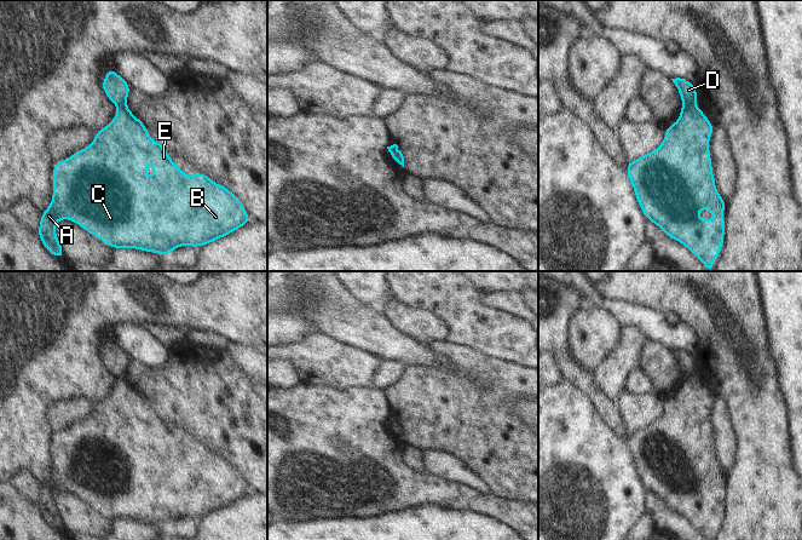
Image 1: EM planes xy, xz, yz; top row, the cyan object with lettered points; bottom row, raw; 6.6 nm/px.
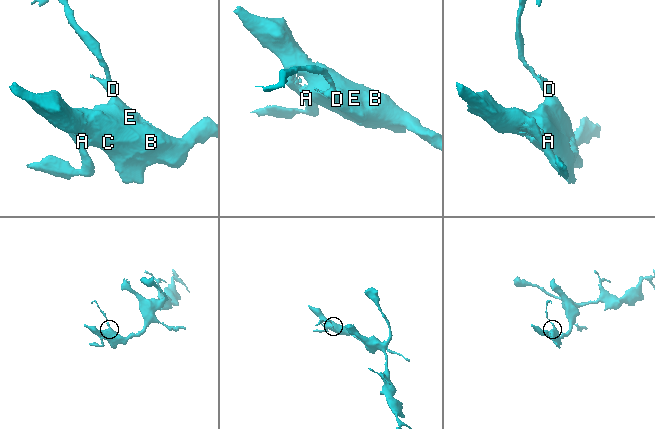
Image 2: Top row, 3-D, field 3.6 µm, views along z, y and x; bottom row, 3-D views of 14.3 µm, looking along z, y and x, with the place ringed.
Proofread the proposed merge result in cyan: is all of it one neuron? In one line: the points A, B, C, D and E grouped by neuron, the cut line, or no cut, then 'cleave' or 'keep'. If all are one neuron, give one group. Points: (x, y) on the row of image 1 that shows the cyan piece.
A B C E / D; cut in yz along (694, 102), (682, 107); cleave

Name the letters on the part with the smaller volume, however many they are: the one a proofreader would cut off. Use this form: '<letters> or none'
D

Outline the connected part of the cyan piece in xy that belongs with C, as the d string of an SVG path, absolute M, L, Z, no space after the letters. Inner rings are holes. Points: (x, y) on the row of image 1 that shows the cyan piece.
M127 107L117 109L115 119L106 127L97 128L93 142L75 151L65 160L53 165L52 202L47 209L40 212L41 219L37 236L46 251L58 259L65 258L63 247L56 235L56 224L60 219L69 219L83 230L99 239L110 248L133 248L168 257L180 246L203 247L215 242L248 224L252 219L241 199L225 185L215 184L204 173L186 176L174 163L163 145L151 140L149 130ZM154 160L154 182L149 180L146 166Z

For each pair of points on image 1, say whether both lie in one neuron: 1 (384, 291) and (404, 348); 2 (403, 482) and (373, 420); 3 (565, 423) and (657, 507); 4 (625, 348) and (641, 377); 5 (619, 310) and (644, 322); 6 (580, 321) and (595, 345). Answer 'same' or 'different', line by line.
1: different
2: same
3: different
4: different
5: same
6: same

